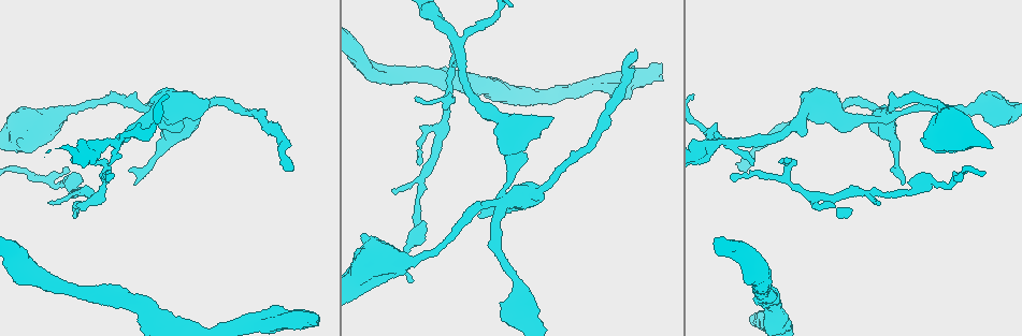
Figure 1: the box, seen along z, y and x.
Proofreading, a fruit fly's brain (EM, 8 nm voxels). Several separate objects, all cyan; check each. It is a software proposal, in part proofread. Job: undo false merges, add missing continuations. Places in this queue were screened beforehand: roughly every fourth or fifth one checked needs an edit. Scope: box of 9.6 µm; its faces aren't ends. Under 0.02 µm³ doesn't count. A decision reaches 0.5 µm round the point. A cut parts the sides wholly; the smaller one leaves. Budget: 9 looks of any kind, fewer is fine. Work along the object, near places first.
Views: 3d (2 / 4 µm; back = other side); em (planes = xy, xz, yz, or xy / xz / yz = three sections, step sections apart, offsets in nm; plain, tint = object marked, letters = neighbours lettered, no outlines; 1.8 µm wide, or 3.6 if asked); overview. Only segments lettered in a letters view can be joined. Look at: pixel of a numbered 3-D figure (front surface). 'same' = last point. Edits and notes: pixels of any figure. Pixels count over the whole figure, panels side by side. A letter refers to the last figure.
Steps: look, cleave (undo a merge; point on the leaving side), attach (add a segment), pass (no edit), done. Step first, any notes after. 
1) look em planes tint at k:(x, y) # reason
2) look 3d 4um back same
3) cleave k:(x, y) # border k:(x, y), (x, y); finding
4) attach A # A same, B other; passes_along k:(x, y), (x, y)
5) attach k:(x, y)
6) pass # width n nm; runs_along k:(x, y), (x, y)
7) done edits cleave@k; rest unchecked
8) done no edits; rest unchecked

look 3d 4um at 1:(459, 56) # four or more arms meet

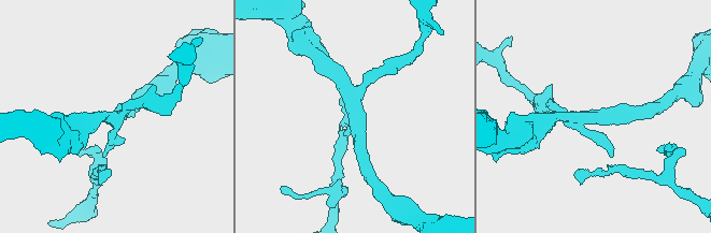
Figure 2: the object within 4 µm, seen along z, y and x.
look em planes tint at 2:(355, 121) # arms 4; shape alone is not enough

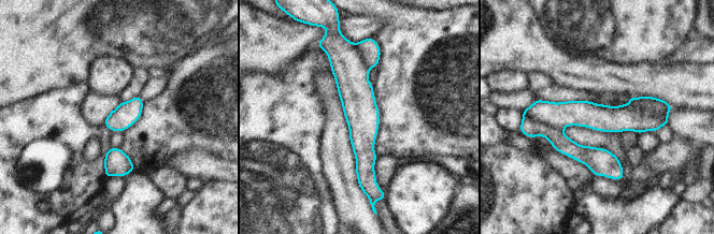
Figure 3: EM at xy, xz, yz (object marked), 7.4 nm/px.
look em planes letters same

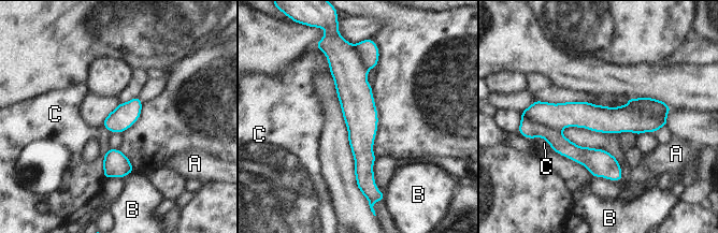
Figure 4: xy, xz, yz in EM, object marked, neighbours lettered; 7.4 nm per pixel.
cleave 4:(529, 128) # width 190 nm; A other, B other, C other; border 4:(525, 113), (531, 118), (560, 131); a second neuron is stuck on

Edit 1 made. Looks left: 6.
look overview

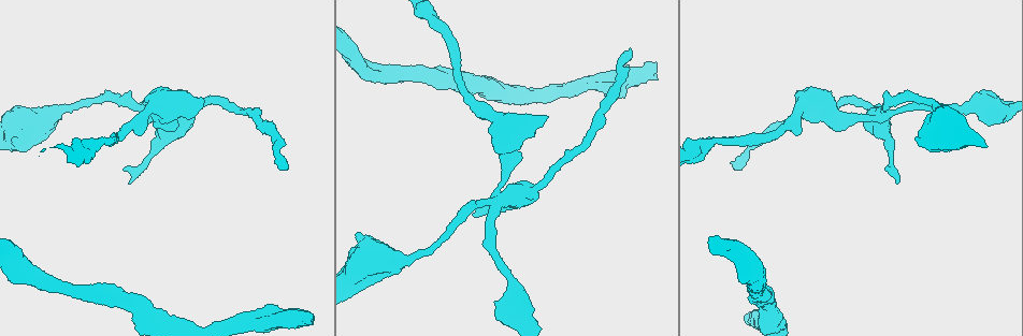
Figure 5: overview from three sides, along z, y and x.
look 3d 2um at 5:(745, 317) # stops while still wide

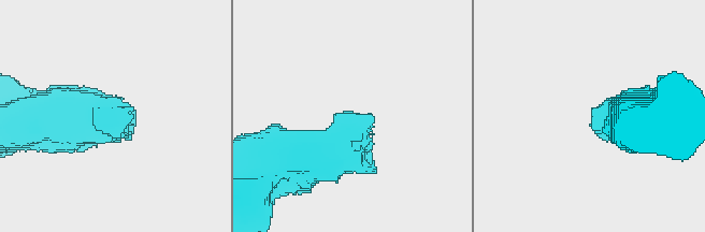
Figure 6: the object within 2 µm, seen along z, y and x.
look em planes letters at 6:(370, 115)

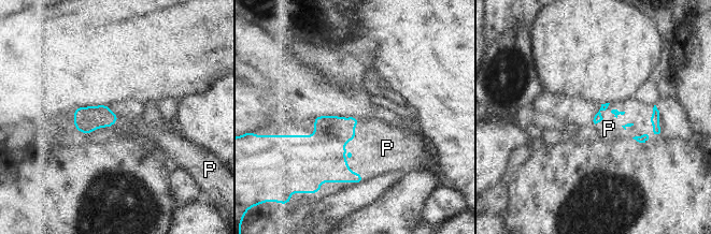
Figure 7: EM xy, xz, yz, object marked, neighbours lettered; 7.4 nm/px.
attach P # P same; passes_along 7:(330, 133), (354, 130), (384, 144); the neuron continues

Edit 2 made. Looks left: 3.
look em planes letters at 5:(733, 166) # branch stops here

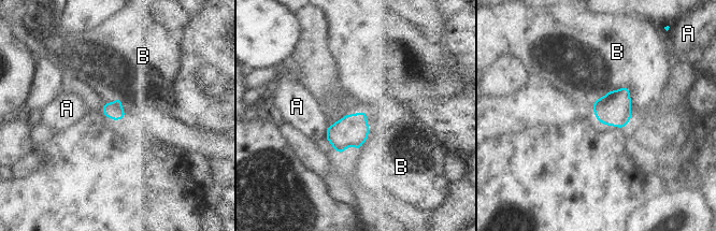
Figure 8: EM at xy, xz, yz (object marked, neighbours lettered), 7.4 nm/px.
pass # width 130 nm; A other, B other; border 8:(610, 88), (629, 89), (632, 114); no lettered segment goes on from it

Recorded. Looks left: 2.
done edits cleave@4, attach@7; rest unchecked

